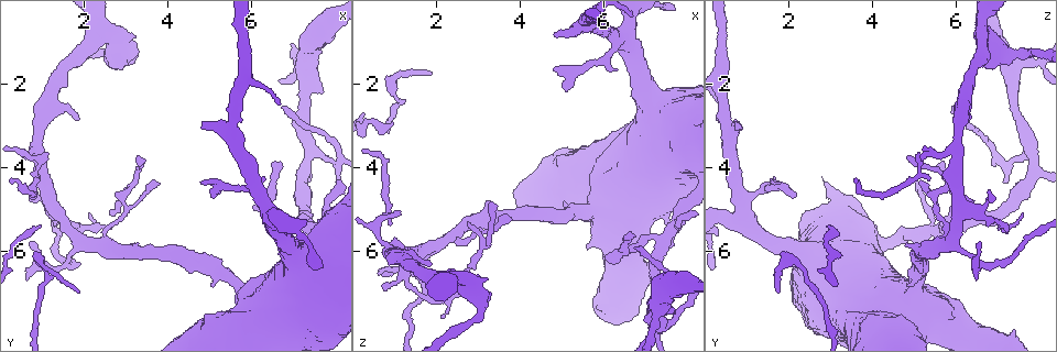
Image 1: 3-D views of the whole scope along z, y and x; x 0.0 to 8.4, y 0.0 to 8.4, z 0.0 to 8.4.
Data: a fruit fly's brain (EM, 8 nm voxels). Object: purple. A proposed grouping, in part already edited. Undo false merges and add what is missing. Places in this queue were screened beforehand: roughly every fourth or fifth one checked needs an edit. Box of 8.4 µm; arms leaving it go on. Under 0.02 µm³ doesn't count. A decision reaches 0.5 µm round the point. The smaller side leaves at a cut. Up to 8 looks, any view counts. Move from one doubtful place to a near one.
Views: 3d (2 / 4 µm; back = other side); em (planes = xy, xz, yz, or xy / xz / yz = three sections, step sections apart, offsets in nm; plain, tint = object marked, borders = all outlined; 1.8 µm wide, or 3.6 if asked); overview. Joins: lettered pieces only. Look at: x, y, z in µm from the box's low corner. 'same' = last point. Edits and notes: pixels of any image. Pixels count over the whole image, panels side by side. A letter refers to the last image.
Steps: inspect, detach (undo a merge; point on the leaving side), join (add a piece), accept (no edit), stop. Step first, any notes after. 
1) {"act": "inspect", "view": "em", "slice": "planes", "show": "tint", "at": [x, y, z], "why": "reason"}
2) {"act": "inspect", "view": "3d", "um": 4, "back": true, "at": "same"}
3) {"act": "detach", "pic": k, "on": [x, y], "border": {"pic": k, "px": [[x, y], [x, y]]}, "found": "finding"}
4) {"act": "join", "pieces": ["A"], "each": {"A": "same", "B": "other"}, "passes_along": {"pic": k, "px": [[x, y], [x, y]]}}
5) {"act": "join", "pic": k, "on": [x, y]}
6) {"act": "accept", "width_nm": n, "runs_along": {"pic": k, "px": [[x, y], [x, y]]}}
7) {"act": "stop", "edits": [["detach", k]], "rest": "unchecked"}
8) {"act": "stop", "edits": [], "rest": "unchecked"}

{"act": "inspect", "view": "3d", "um": 4, "at": [5.75, 6.95, 5.00], "why": "calibre changes"}

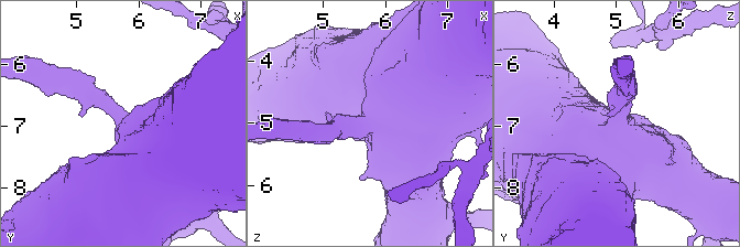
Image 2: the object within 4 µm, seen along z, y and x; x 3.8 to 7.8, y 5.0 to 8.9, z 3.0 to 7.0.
{"act": "inspect", "view": "em", "um": 3.6, "slice": "planes", "show": "tint", "at": [5.75, 6.90, 5.00]}

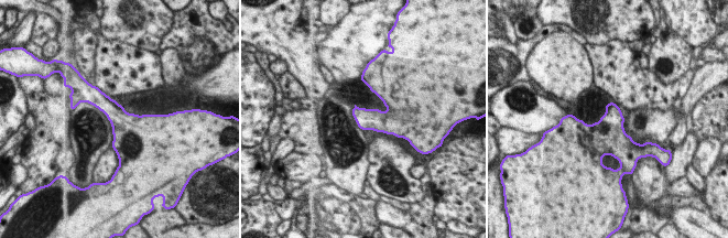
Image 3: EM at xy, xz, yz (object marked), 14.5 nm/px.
{"act": "inspect", "view": "em", "um": 3.6, "slice": "planes", "show": "borders", "at": "same"}

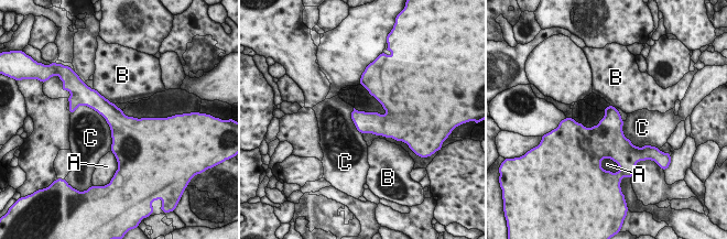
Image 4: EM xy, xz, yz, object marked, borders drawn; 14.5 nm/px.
{"act": "accept", "longest_contact_nm": ["C", 800], "each": {"A": "other", "B": "other", "C": "other"}, "found": "one neuron here"}

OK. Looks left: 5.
{"act": "inspect", "view": "em", "slice": "planes", "show": "plain", "at": [2.10, 5.10, 7.55], "why": "branch stops here"}

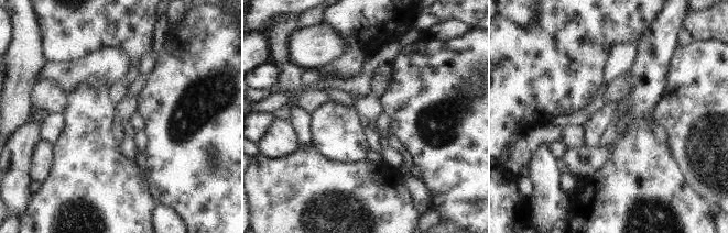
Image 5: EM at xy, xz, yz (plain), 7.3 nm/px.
{"act": "inspect", "view": "em", "slice": "planes", "show": "borders", "at": "same"}

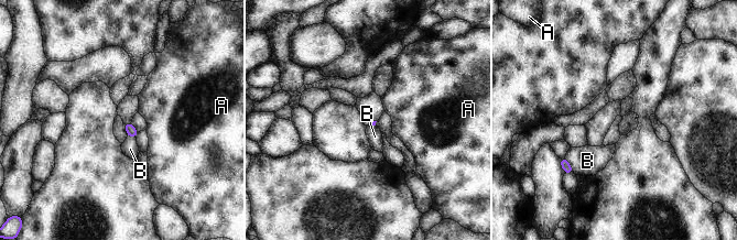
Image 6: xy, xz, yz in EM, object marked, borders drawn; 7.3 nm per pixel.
{"act": "accept", "each": {"A": "other", "B": "other"}, "border": {"pic": 6, "px": [[565, 156], [574, 172]]}, "found": "none of them fits"}

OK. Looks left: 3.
{"act": "inspect", "view": "3d", "um": 2, "back": true, "at": [7.35, 3.65, 7.85], "why": "four-way junction"}

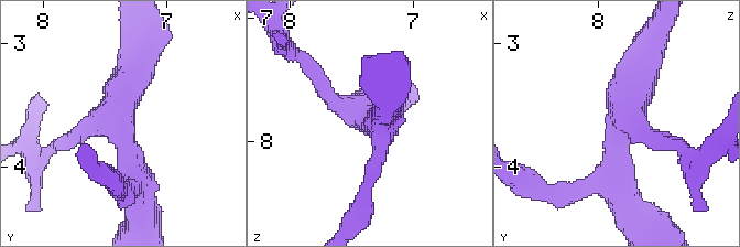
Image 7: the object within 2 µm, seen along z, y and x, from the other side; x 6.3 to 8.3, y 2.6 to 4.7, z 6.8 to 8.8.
{"act": "inspect", "view": "em", "slice": "planes", "show": "borders", "at": [7.36, 3.62, 7.78], "arms": 4}

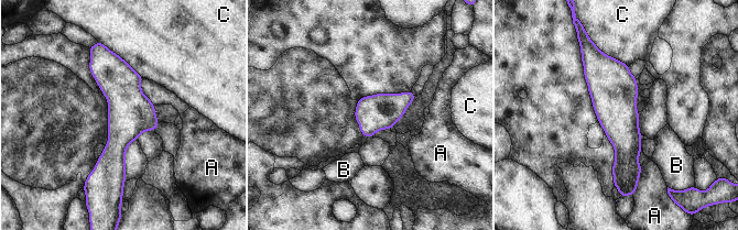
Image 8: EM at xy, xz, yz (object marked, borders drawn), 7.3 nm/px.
{"act": "accept", "width_nm": 260, "each": {"A": "other", "B": "other", "C": "other"}, "found": "all the same neuron"}

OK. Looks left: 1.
{"act": "stop", "edits": [], "rest": "unchecked"}

